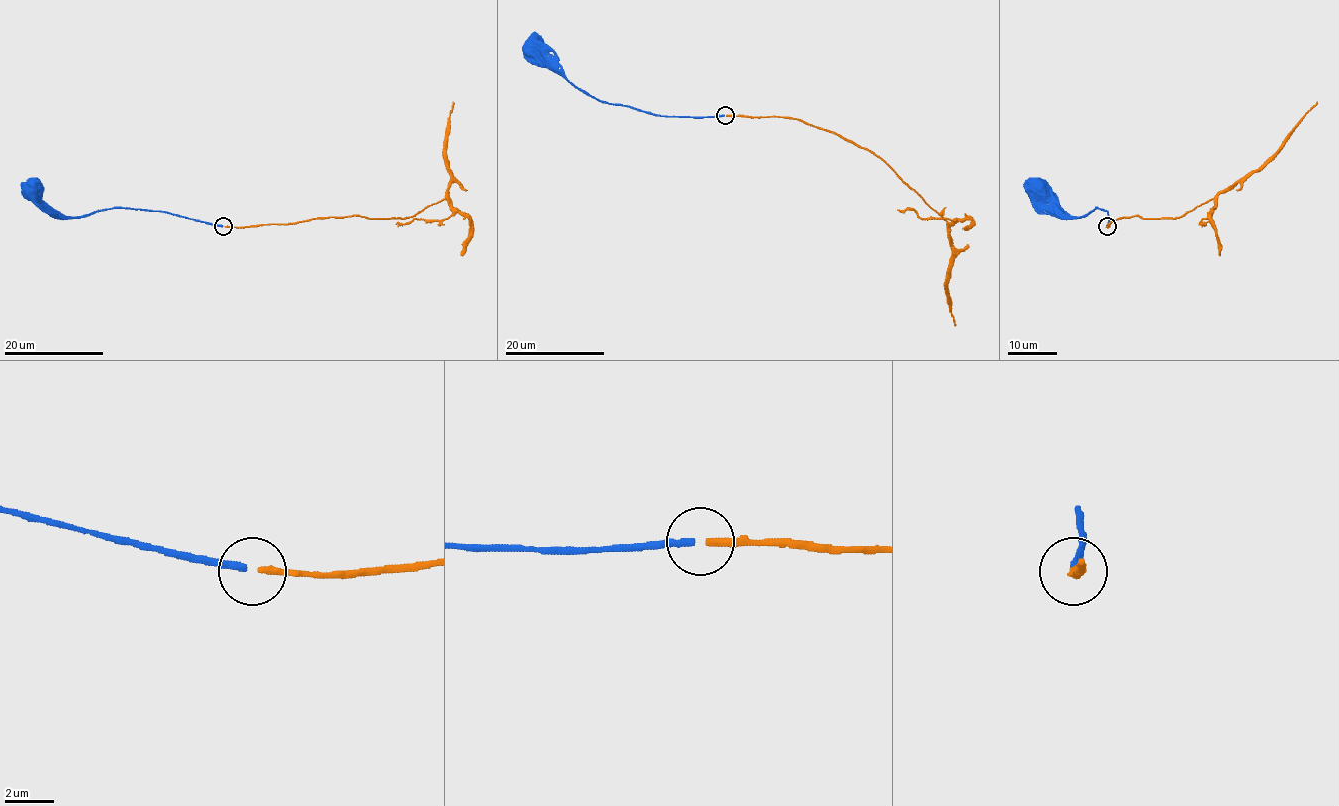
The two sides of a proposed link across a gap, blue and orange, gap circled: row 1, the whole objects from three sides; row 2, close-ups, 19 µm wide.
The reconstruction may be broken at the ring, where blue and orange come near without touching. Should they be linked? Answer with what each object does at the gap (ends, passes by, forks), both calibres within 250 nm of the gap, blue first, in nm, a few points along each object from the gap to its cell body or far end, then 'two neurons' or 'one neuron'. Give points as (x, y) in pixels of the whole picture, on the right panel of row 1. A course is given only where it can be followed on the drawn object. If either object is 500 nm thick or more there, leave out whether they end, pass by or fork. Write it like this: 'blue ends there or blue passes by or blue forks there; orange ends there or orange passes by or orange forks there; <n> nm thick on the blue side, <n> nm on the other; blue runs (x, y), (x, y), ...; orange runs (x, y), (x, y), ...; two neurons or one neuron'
blue ends there; orange ends there; 280 nm thick on the blue side, 280 nm on the other; blue runs (1107, 227), (1108, 216), (1105, 209), (1096, 208), (1081, 217), (1071, 217), (1040, 185), (1039, 187); orange runs (1107, 227), (1122, 217), (1181, 217), (1229, 191), (1281, 146), (1288, 133), (1316, 102); one neuron

